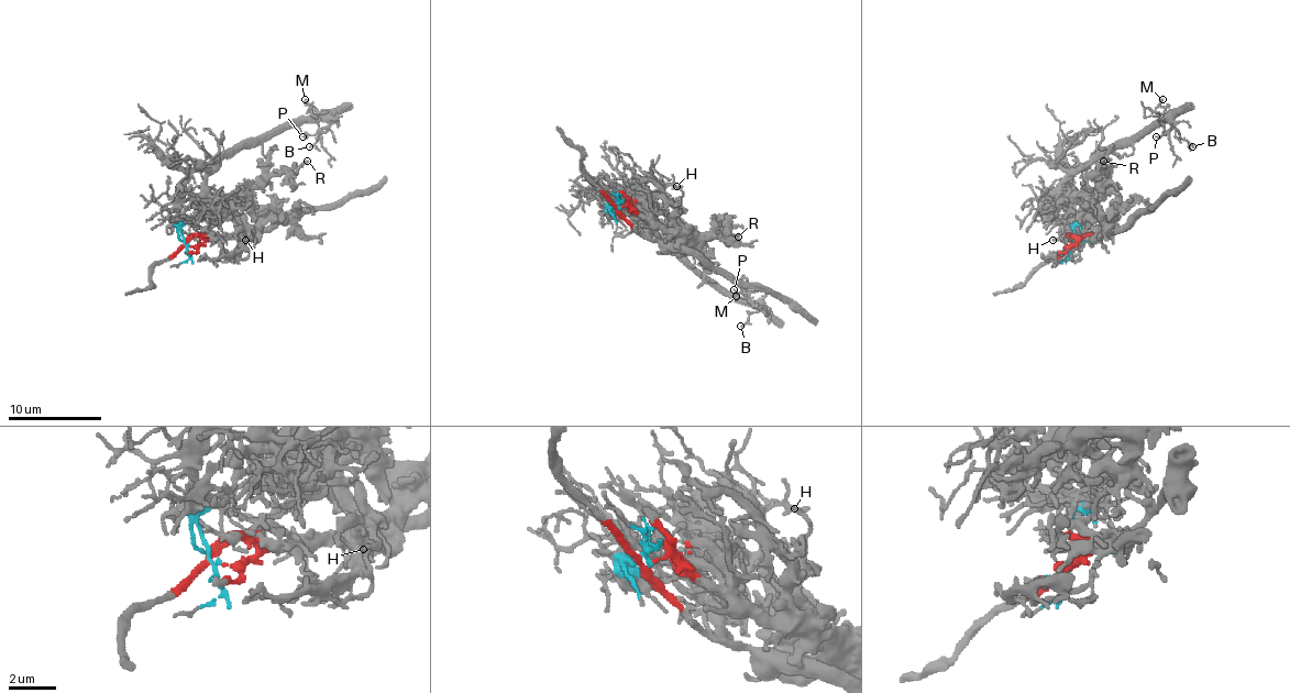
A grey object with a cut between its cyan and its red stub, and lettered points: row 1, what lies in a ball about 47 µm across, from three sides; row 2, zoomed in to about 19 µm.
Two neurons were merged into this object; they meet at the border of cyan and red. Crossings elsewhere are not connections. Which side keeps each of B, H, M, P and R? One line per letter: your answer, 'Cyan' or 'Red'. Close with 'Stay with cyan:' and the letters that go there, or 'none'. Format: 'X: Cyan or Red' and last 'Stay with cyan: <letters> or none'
B: Cyan
H: Red
M: Cyan
P: Cyan
R: Red
Stay with cyan: B, M, P

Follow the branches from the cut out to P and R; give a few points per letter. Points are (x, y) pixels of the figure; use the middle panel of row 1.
P: (617, 208), (610, 200), (636, 212), (715, 282), (739, 298), (750, 298), (734, 289)
R: (617, 208), (641, 233), (662, 229), (702, 238), (739, 235)

